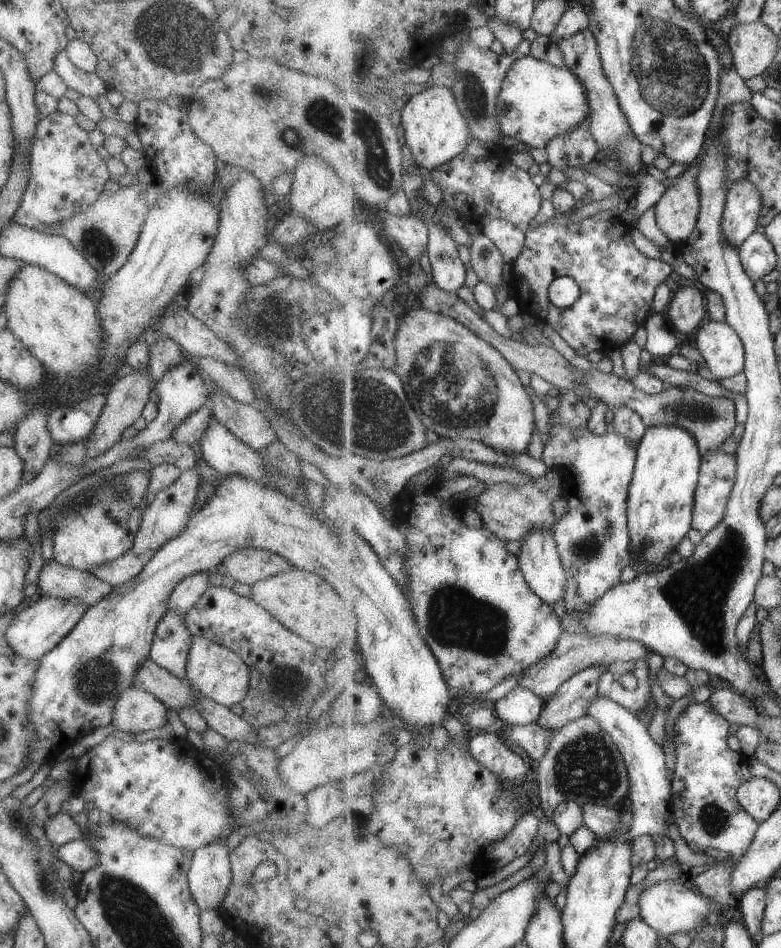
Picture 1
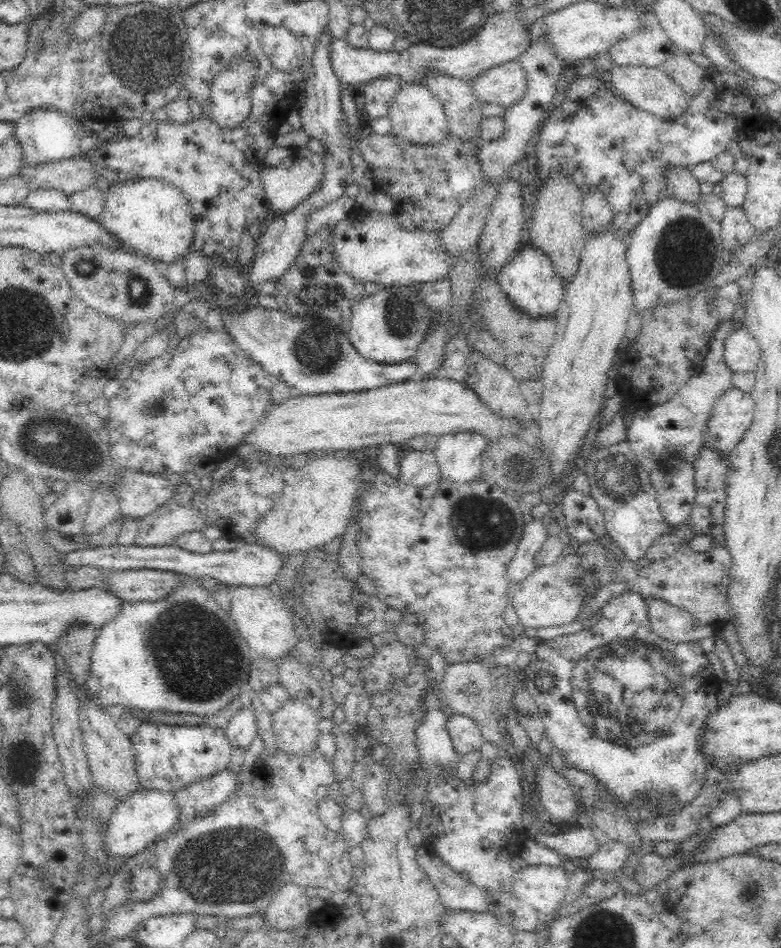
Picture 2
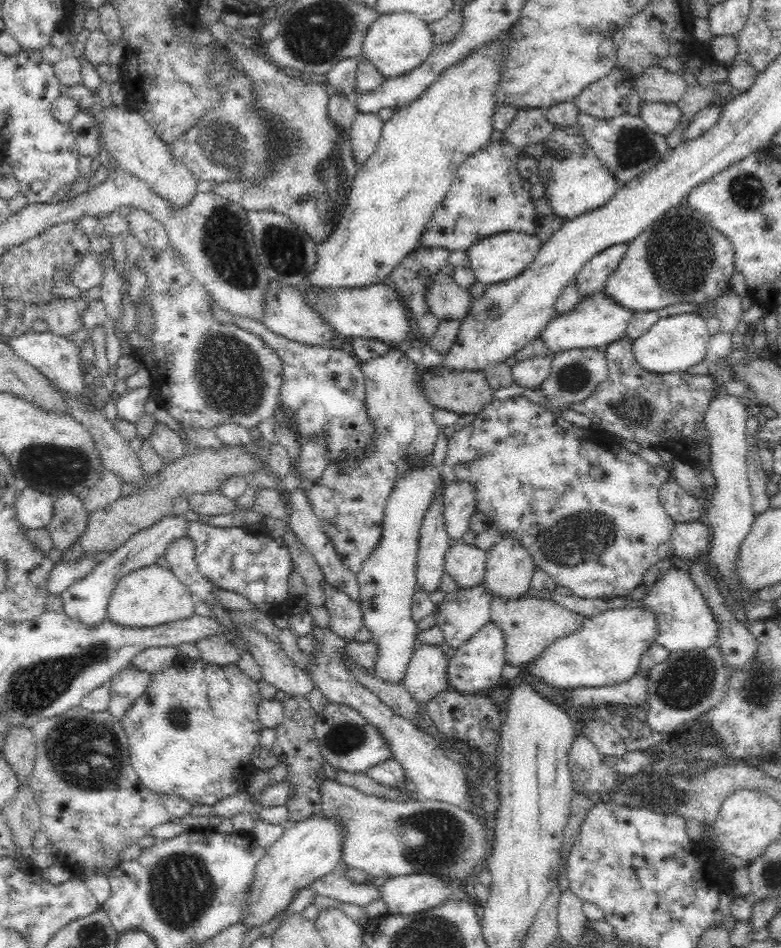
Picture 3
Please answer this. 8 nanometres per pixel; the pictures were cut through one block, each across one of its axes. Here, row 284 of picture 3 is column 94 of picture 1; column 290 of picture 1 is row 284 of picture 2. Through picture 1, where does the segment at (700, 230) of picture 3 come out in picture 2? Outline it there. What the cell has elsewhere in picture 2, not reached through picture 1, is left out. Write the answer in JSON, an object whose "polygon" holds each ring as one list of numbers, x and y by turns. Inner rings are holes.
{"polygon":[[536,247,517,250,500,269,497,281,509,302,530,317,554,316,565,291,565,284,560,275,555,273,552,261,545,252]]}

